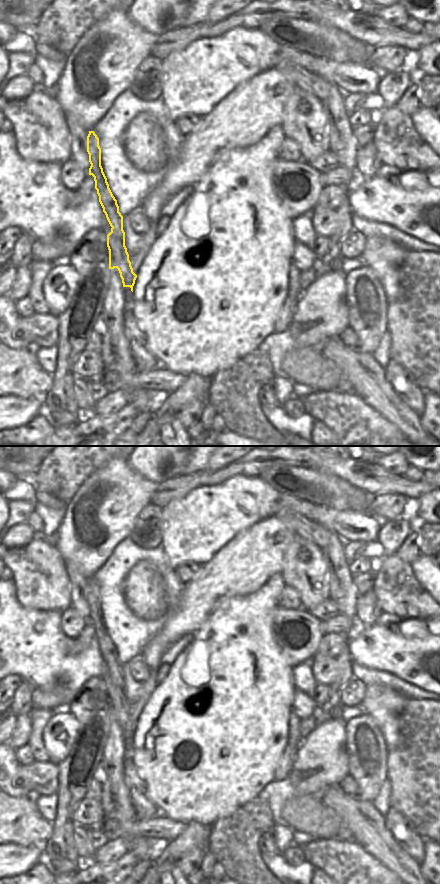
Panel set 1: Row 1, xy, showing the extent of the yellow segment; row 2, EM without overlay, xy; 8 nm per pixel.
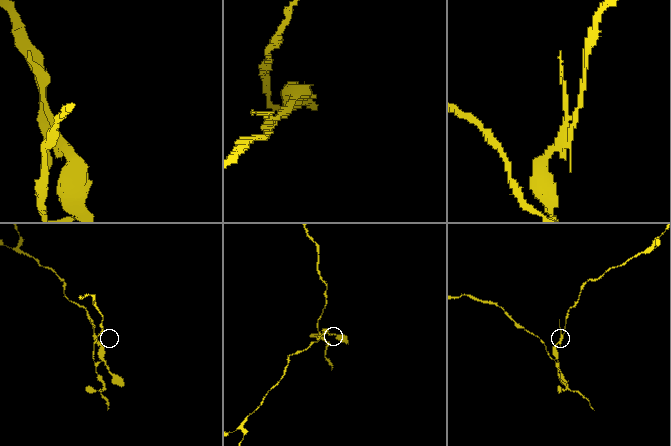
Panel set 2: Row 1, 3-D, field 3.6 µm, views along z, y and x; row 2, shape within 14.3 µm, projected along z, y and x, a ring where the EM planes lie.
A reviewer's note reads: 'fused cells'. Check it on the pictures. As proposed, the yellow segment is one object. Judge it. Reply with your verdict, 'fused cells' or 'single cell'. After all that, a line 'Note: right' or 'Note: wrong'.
fused cells
Note: right

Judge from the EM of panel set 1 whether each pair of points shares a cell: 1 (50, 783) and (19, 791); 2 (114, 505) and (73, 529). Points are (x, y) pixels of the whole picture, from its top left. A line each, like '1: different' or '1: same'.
1: different
2: same

